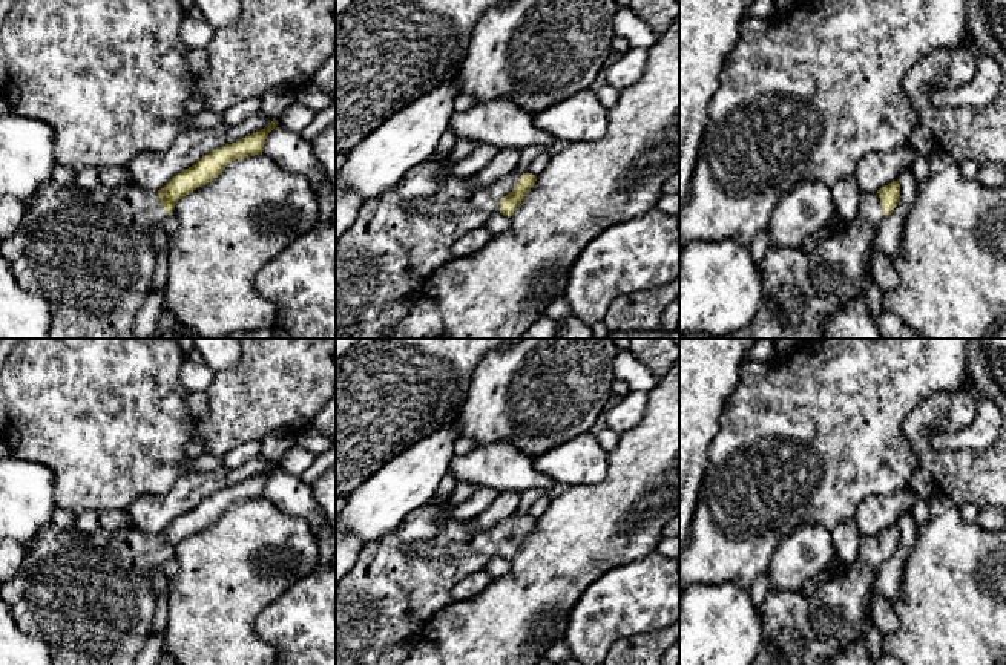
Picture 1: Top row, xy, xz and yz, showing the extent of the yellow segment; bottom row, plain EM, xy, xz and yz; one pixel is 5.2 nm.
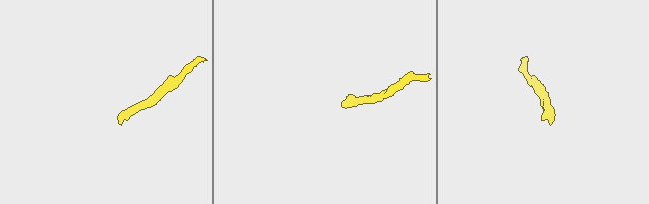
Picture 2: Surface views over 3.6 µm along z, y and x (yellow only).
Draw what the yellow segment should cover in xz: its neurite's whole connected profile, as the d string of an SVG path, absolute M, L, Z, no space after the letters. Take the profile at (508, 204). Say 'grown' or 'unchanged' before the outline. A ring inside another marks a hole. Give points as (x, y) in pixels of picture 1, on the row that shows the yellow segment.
grown; M449 155L419 164L396 187L365 201L356 221L336 241L336 339L382 339L408 316L413 296L428 277L452 259L452 245L466 233L485 227L486 219L497 211L511 218L537 181L529 172L511 173L488 187L478 187L471 178L448 176L451 164Z

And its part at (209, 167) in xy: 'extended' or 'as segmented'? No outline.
extended

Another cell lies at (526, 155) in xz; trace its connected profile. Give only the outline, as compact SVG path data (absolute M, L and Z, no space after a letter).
M528 147L520 150L520 161L514 173L523 175L529 170L531 162L541 153L546 152L544 147Z

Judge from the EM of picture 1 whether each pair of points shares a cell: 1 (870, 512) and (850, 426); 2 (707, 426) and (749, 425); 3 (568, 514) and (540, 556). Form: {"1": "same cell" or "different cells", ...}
{"1": "different cells", "2": "different cells", "3": "same cell"}

